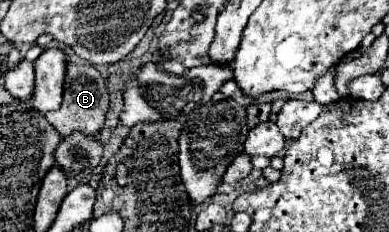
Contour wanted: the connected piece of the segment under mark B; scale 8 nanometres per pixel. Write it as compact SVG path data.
M70 61L68 71L66 71L66 83L64 83L64 101L62 107L58 111L50 111L44 117L48 119L50 125L54 125L54 129L68 137L70 133L78 131L78 133L86 133L90 135L98 135L100 129L104 127L106 115L110 109L110 95L106 89L106 81L100 75L100 71L94 69L94 65L88 63L74 63Z

